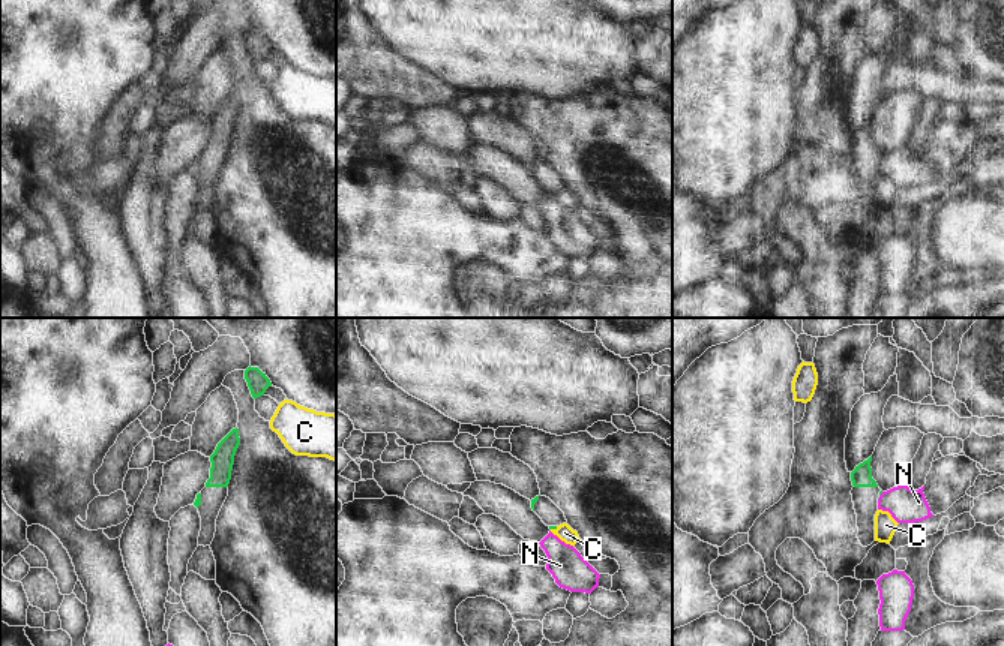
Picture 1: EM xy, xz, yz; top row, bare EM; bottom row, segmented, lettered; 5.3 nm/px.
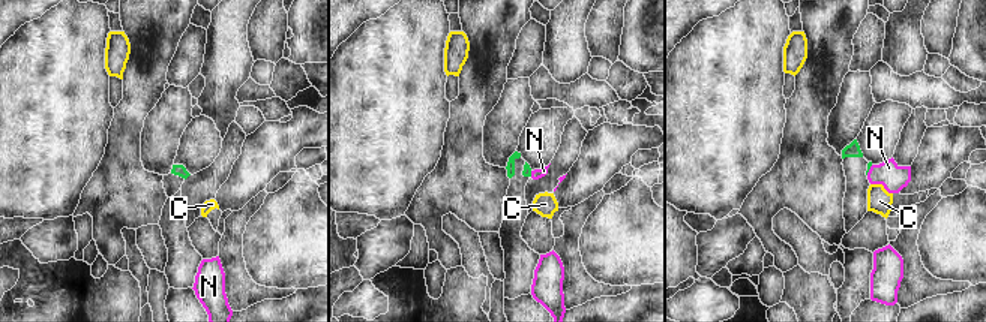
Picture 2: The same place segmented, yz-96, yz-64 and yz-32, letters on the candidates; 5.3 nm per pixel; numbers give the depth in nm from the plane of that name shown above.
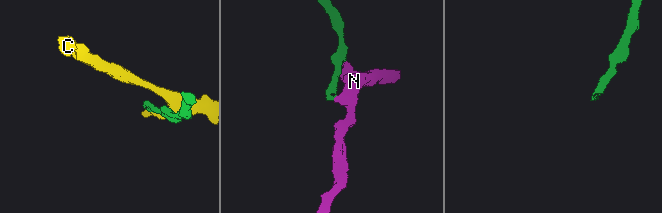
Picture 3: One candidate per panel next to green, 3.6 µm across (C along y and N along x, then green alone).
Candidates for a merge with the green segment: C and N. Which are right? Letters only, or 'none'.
none

